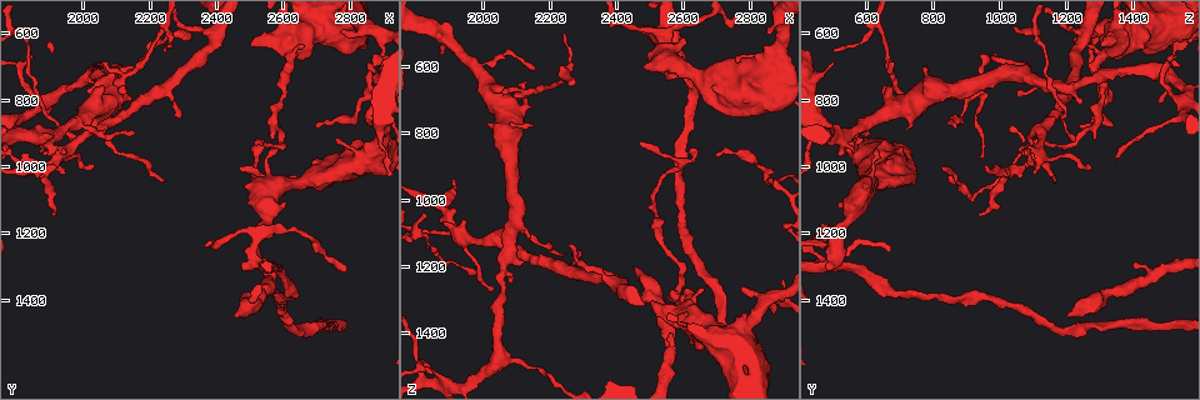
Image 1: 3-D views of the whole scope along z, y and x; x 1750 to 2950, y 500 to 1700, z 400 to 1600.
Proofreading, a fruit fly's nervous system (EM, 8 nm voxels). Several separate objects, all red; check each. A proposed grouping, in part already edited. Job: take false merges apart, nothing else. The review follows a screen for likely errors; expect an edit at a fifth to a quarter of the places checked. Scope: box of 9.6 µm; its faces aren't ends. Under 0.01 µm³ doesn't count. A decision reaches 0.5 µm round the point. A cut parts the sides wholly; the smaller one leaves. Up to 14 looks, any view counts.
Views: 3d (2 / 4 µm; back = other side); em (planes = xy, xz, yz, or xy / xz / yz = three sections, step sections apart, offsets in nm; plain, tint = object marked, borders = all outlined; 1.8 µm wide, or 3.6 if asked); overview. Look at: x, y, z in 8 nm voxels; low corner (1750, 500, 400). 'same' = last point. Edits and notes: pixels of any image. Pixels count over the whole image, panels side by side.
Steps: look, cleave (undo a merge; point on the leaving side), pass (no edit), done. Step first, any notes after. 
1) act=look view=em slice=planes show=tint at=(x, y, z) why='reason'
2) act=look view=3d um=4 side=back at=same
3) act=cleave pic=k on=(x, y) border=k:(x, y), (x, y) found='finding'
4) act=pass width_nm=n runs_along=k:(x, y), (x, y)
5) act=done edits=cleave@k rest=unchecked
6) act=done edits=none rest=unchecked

act=look view=em um=3.6 slice=xy step=8 show=tint at=(2780, 600, 1470) why='thick turns thin'

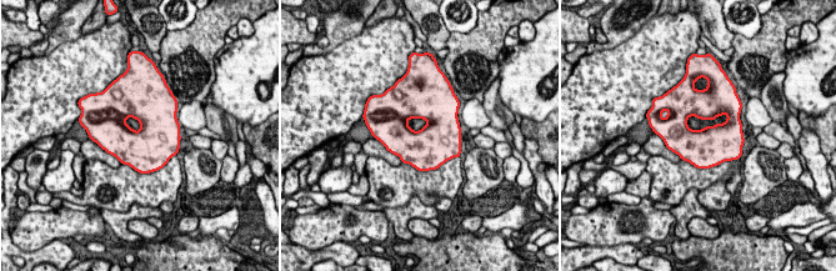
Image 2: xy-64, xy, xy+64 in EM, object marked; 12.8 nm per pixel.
act=look view=em um=3.6 slice=planes show=tint at=same why='cut it another way'

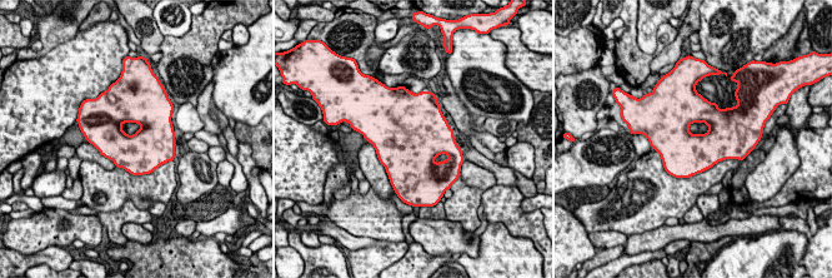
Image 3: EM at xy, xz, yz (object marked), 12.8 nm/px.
act=pass width_nm=440 found='one neuron here'

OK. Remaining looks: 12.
act=look view=em slice=xy step=16 show=tint at=(2630, 670, 1320) why='abrupt turn'

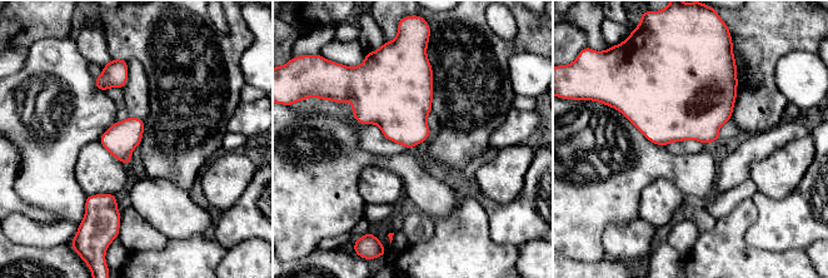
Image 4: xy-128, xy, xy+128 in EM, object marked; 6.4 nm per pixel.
act=pass width_nm=170 found='continuous, no second neuron'

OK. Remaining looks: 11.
act=look view=3d um=4 at=(2540, 1190, 510)

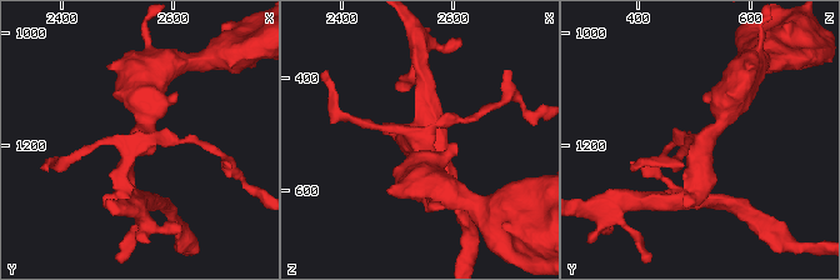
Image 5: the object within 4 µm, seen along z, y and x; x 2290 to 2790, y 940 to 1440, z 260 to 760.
act=look view=em slice=planes show=borders at=(2540, 1190, 520)

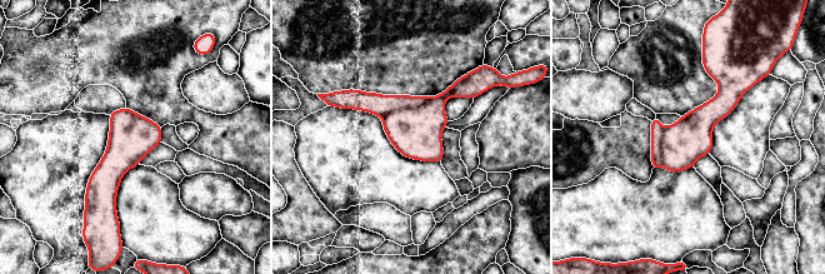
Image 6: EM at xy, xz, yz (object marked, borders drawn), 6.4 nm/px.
act=cleave pic=6 on=(373, 103) part_leaving=6:(424, 99), (345, 104) found='two neurons meet here'

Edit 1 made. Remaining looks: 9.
act=look view=3d um=4 at=(2860, 760, 940) why='three-way junction'

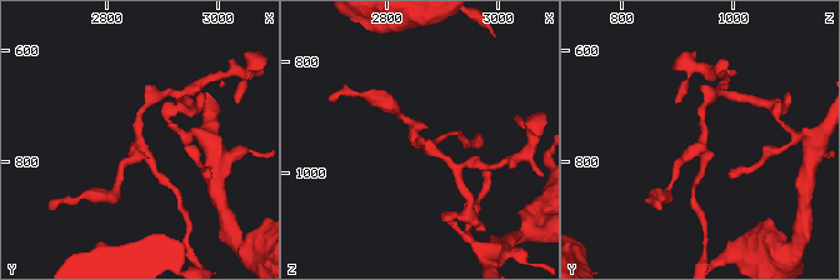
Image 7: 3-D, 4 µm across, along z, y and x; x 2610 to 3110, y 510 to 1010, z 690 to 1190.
act=look view=em slice=planes show=plain at=(2855, 770, 940)

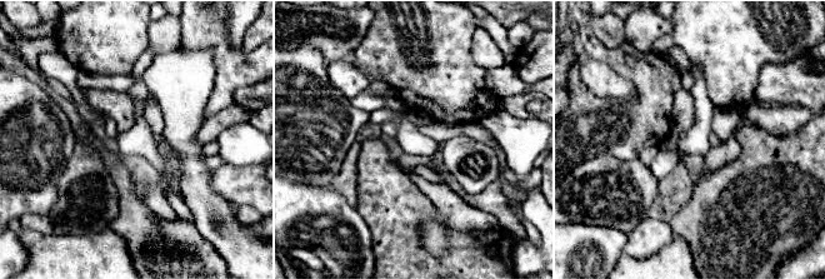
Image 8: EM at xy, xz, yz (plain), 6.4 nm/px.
act=look view=em slice=planes show=tint at=same why='with the object marked'

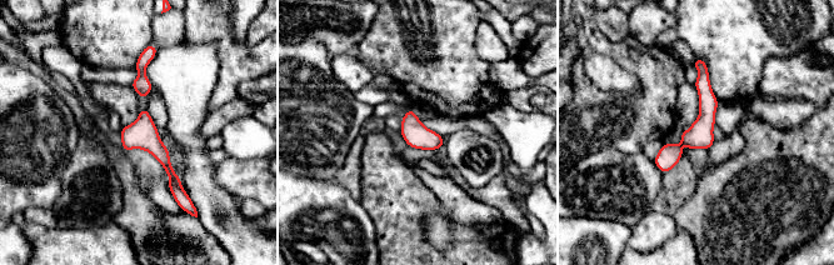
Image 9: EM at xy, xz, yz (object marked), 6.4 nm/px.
act=pass runs_along=9:(697, 61), (705, 120), (664, 169) found='all the same neuron'

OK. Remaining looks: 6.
act=look view=3d um=4 at=(1890, 1010, 1030) why='three-way junction'

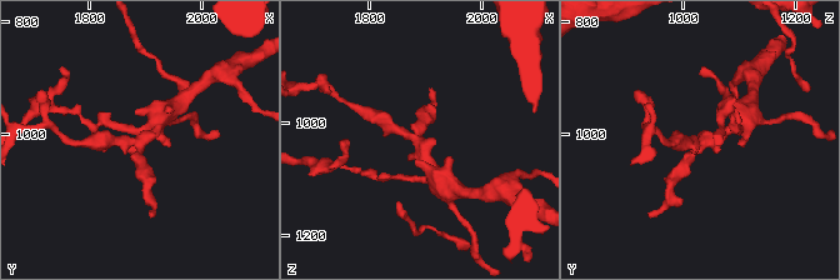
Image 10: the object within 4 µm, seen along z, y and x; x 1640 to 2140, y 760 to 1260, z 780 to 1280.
act=look view=em slice=planes show=tint at=(1885, 1015, 1035)

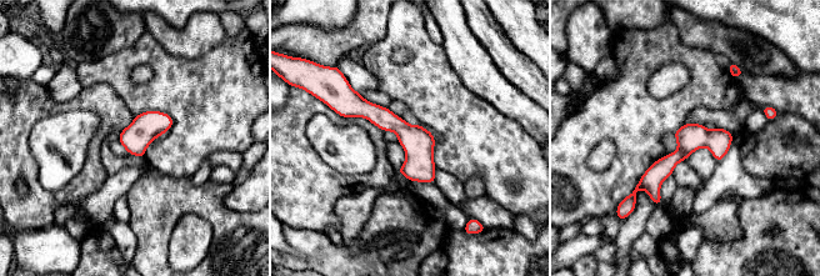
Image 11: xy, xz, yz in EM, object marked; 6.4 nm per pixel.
act=pass runs_along=11:(346, 100), (394, 123), (431, 180) found='one neuron here'

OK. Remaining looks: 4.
act=look view=3d um=2 at=(2050, 730, 1480) why='arms part here'

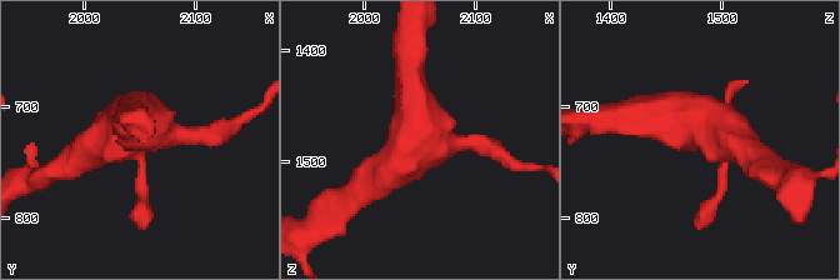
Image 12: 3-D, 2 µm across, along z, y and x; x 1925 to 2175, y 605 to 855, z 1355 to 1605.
act=look view=em slice=xy step=16 show=plain at=(2048, 718, 1484) why='need the tissue'

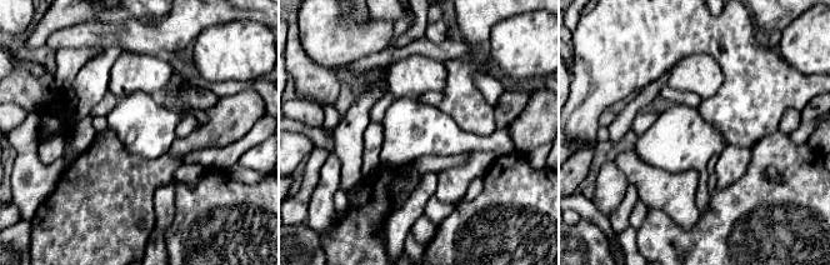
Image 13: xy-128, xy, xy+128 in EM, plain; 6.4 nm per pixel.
act=look view=em slice=xy step=16 show=tint at=same

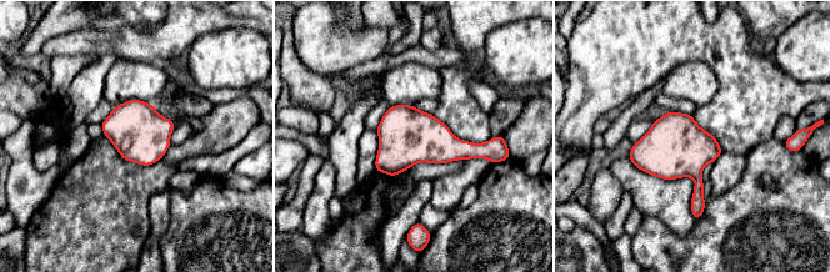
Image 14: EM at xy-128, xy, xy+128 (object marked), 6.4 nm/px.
act=pass found='continuous, no second neuron'

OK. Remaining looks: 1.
act=done edits=cleave@6 rest=unchecked

